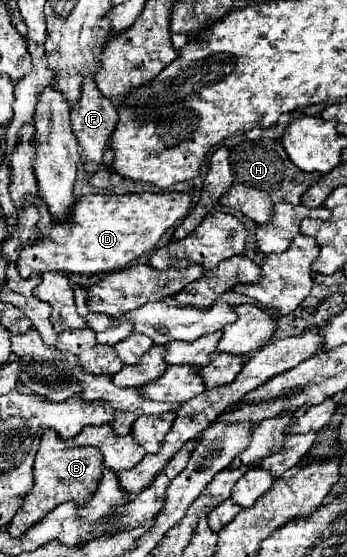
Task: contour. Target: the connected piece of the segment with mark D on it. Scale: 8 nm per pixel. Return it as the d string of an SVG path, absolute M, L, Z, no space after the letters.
M142 192L142 194L88 194L82 196L76 202L76 214L72 214L74 228L70 230L68 226L54 226L52 232L42 240L34 244L24 244L20 250L18 258L18 272L28 278L32 272L48 272L48 270L58 270L58 272L72 272L72 274L100 274L100 272L118 272L124 270L124 266L132 264L134 260L150 254L156 250L156 244L160 238L166 234L168 228L178 224L188 216L192 208L192 196L184 192Z

